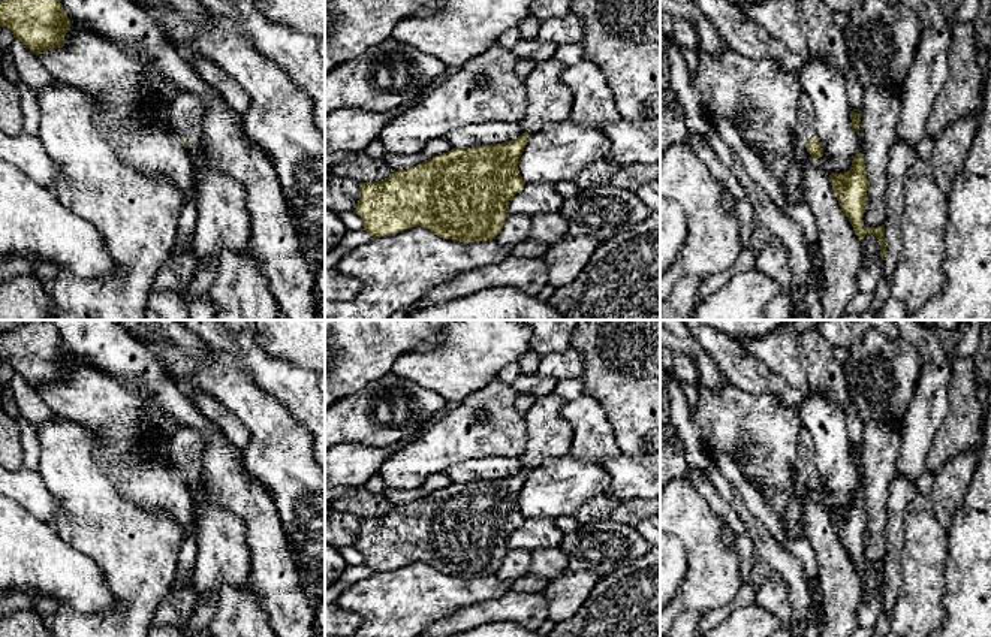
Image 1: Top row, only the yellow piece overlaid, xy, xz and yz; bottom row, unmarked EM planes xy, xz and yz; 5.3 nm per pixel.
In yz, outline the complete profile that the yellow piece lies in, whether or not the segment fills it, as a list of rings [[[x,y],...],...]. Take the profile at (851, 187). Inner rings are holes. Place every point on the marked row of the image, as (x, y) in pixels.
[[[858,151],[852,160],[852,167],[847,172],[831,173],[828,179],[843,214],[853,226],[855,235],[861,241],[867,233],[873,233],[880,242],[880,257],[883,259],[886,256],[885,224],[877,227],[865,227],[862,224],[868,190],[864,156]]]

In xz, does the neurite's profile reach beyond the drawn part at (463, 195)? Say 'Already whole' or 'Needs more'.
Already whole

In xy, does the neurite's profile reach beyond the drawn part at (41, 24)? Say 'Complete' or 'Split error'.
Complete

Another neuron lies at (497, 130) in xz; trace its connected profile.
[[[494,120],[484,124],[469,124],[452,130],[446,139],[452,148],[472,148],[487,142],[509,142],[524,133],[519,123]]]

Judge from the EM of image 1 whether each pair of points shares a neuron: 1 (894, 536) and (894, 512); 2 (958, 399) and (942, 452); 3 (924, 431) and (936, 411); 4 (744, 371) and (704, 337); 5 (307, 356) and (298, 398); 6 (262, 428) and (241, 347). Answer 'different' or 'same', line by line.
1: same
2: same
3: same
4: same
5: different
6: different

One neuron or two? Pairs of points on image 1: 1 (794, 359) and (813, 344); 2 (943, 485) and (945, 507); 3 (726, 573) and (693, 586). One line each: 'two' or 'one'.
1: two
2: one
3: one

